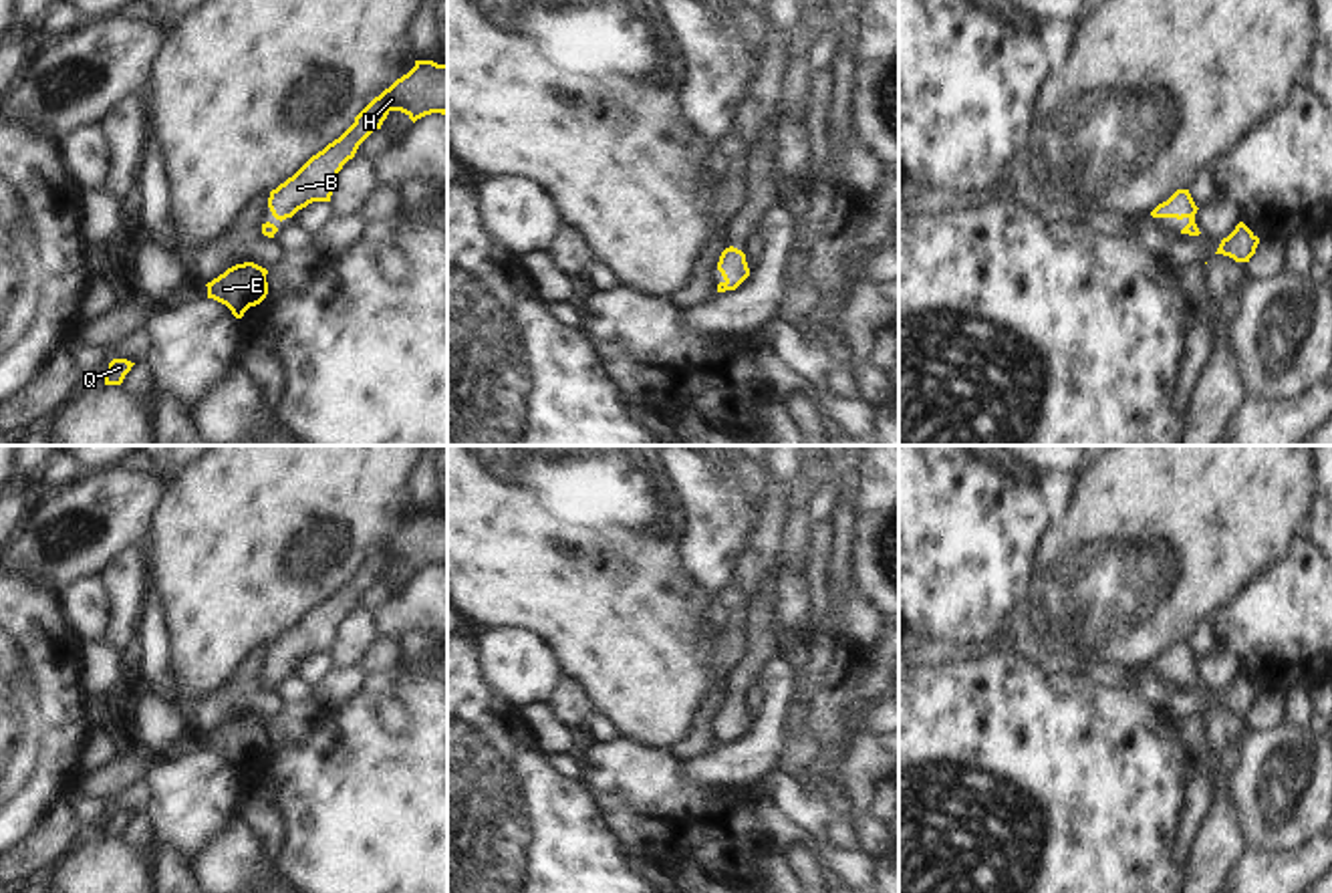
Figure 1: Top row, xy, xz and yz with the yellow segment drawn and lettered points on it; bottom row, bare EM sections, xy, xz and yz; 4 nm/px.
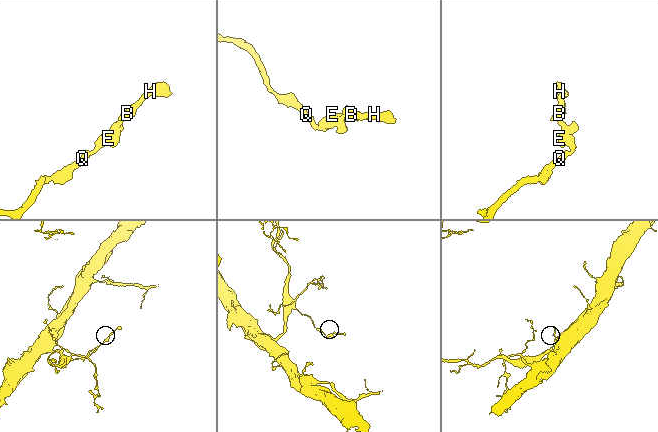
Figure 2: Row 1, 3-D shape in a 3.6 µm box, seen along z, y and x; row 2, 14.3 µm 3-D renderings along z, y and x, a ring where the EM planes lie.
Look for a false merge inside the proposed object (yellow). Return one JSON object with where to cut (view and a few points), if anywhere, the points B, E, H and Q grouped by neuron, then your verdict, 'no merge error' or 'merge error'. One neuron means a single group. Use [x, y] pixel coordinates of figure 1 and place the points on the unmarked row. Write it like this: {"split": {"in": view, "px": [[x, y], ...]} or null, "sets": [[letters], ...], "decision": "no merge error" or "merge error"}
{"split": null, "sets": [["B", "E", "H", "Q"]], "decision": "no merge error"}

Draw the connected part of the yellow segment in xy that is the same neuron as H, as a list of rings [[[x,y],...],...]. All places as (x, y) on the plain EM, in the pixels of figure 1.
[[[415,512],[415,518],[397,530],[389,540],[375,548],[357,568],[355,575],[322,603],[312,607],[292,629],[270,643],[268,659],[276,671],[292,669],[312,653],[330,653],[335,633],[343,617],[355,609],[359,597],[377,581],[391,562],[405,564],[413,575],[431,564],[447,564],[447,516],[433,512]]]

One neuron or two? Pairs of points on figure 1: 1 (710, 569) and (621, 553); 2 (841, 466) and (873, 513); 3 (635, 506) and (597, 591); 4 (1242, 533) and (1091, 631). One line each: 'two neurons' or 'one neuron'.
1: two neurons
2: two neurons
3: one neuron
4: one neuron

